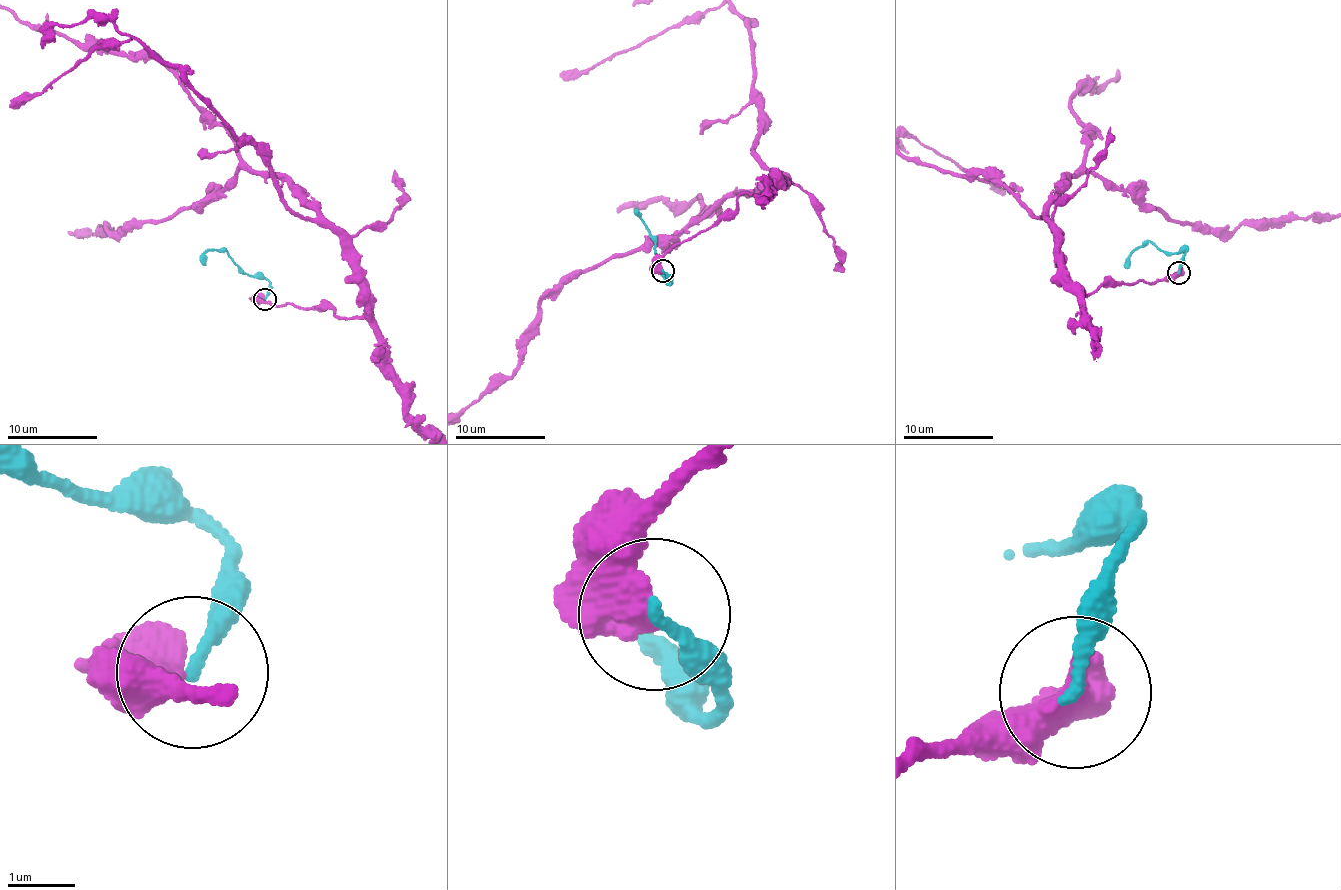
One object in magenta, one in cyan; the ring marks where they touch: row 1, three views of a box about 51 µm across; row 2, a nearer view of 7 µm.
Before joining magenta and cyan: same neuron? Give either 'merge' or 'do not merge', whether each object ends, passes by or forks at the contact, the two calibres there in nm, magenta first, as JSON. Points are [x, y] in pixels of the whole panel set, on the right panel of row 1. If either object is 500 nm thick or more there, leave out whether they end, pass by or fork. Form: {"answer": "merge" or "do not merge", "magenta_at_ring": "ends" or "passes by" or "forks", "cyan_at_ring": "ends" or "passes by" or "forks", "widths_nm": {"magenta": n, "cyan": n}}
{"answer": "do not merge", "widths_nm": {"magenta": 600, "cyan": 190}}

